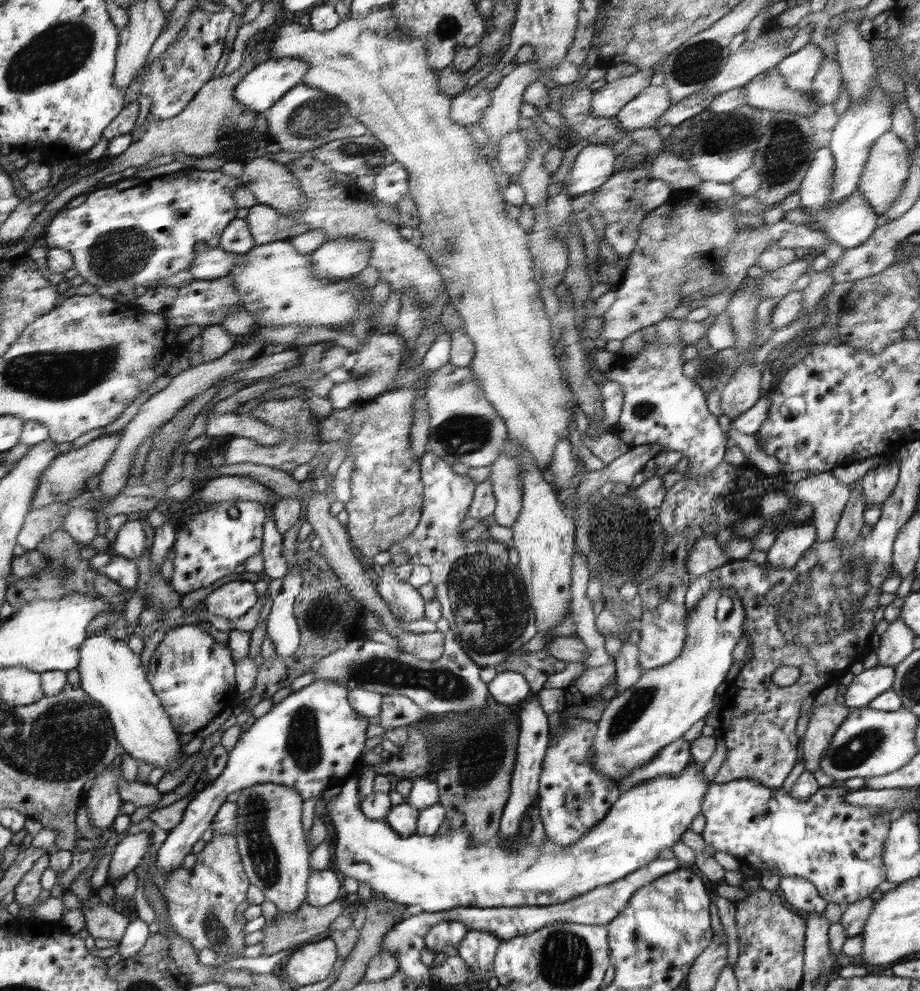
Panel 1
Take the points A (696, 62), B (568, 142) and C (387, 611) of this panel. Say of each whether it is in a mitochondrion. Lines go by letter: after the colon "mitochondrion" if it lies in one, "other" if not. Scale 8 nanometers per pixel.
A: mitochondrion
B: other
C: other

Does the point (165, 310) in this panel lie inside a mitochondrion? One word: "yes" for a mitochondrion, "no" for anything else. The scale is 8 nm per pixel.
no

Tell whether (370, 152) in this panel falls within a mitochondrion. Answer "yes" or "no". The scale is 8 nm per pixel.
yes

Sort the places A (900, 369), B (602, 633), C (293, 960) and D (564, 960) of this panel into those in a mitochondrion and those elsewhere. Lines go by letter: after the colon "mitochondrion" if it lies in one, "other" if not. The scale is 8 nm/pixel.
A: mitochondrion
B: other
C: other
D: mitochondrion

